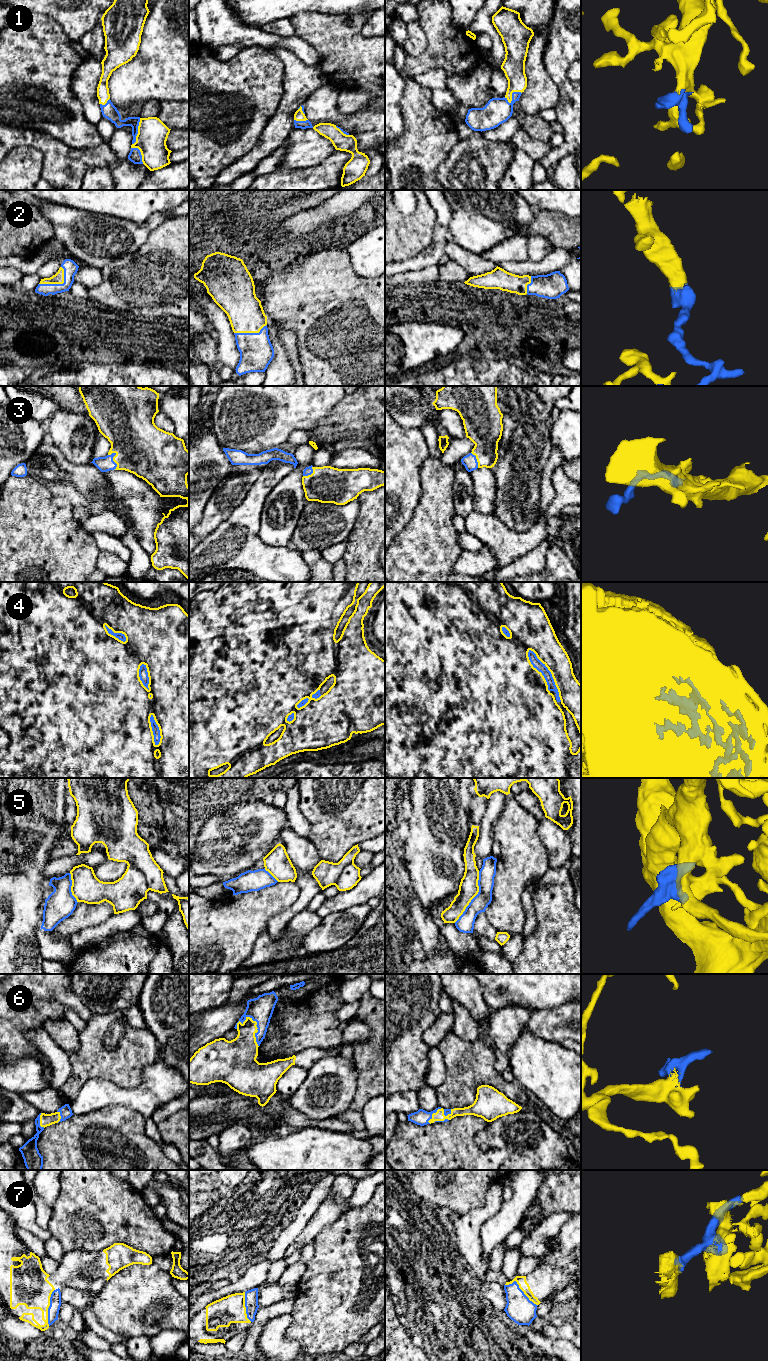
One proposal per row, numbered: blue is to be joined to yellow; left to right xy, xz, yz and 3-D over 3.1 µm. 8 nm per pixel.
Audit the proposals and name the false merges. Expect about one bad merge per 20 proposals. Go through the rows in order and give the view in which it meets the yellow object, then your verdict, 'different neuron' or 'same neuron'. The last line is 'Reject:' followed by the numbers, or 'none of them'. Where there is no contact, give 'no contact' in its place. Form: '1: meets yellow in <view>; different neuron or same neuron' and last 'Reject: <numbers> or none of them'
1: meets yellow in xy; same neuron
2: meets yellow in xy; same neuron
3: meets yellow in xy; same neuron
4: meets yellow in yz; same neuron
5: meets yellow in yz; same neuron
6: meets yellow in xz; same neuron
7: meets yellow in yz; same neuron
Reject: none of them

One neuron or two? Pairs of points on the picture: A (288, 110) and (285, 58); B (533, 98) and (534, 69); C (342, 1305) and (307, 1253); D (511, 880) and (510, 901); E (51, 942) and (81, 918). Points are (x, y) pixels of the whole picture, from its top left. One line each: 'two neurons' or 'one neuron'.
A: one neuron
B: one neuron
C: two neurons
D: one neuron
E: two neurons

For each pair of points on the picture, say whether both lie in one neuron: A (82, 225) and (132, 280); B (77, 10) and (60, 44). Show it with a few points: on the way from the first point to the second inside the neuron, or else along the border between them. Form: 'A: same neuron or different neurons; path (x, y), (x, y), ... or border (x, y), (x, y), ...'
A: different neurons; border (137, 250), (122, 255), (101, 269)
B: different neurons; border (50, 16), (60, 25), (71, 41)

